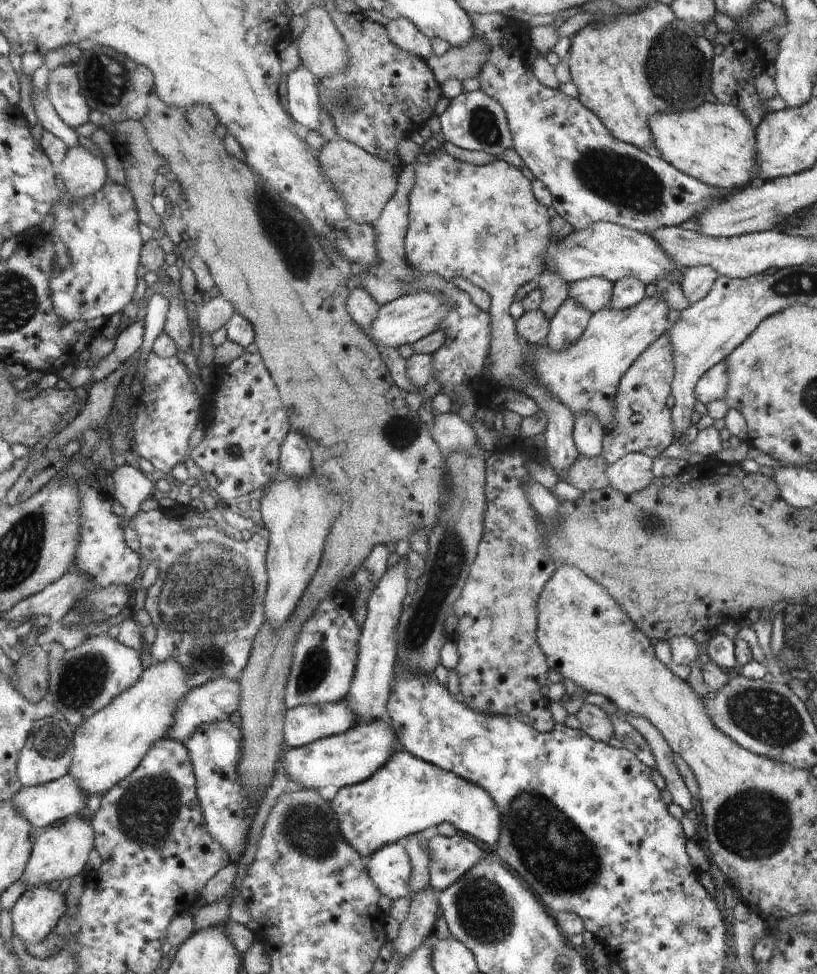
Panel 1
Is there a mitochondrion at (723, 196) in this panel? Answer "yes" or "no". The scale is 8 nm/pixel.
no

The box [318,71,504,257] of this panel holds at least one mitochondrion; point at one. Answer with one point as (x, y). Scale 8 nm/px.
(346, 104)

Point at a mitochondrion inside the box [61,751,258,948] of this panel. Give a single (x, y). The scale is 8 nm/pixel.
(148, 811)

